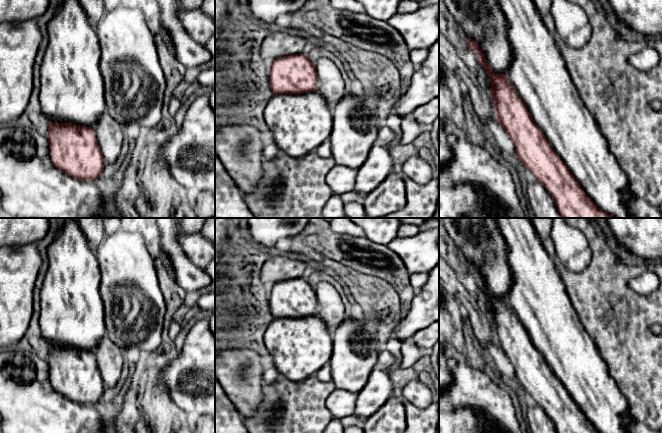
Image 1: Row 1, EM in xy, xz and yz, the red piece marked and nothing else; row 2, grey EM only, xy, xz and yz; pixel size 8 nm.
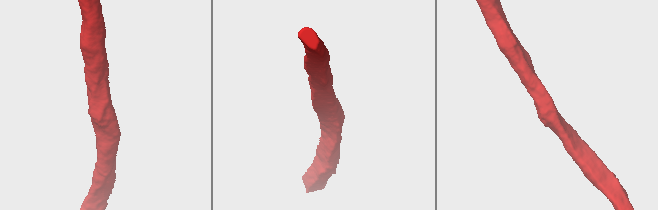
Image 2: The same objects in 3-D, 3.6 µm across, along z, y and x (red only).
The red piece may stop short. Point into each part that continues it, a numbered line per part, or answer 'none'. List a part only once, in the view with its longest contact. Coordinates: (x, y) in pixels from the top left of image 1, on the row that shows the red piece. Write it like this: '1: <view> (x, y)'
1: yz (538, 73)

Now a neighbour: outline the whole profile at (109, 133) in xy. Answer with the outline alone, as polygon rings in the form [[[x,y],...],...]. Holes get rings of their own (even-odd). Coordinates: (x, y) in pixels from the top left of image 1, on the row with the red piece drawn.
[[[104,112],[93,129],[105,163],[114,163],[121,152],[122,126],[107,112]]]

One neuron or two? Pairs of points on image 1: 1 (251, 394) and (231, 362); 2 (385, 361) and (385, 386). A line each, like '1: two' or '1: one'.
1: one
2: two

